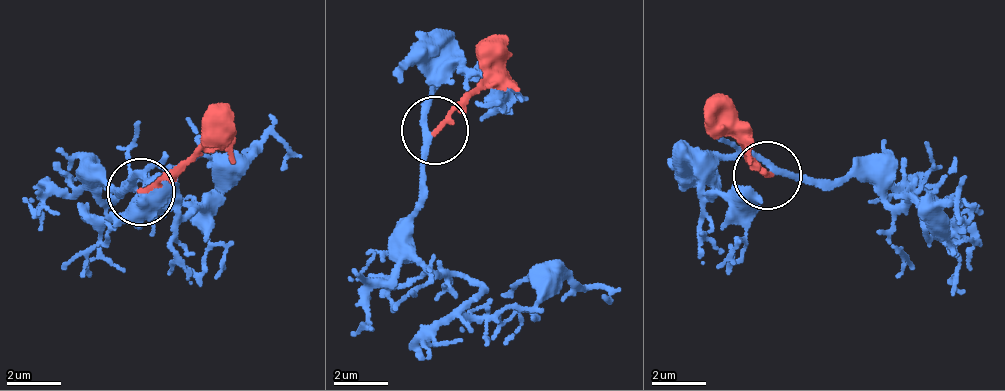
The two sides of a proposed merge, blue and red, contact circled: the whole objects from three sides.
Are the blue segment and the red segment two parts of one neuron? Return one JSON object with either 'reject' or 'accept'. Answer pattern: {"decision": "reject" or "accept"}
{"decision": "accept"}

